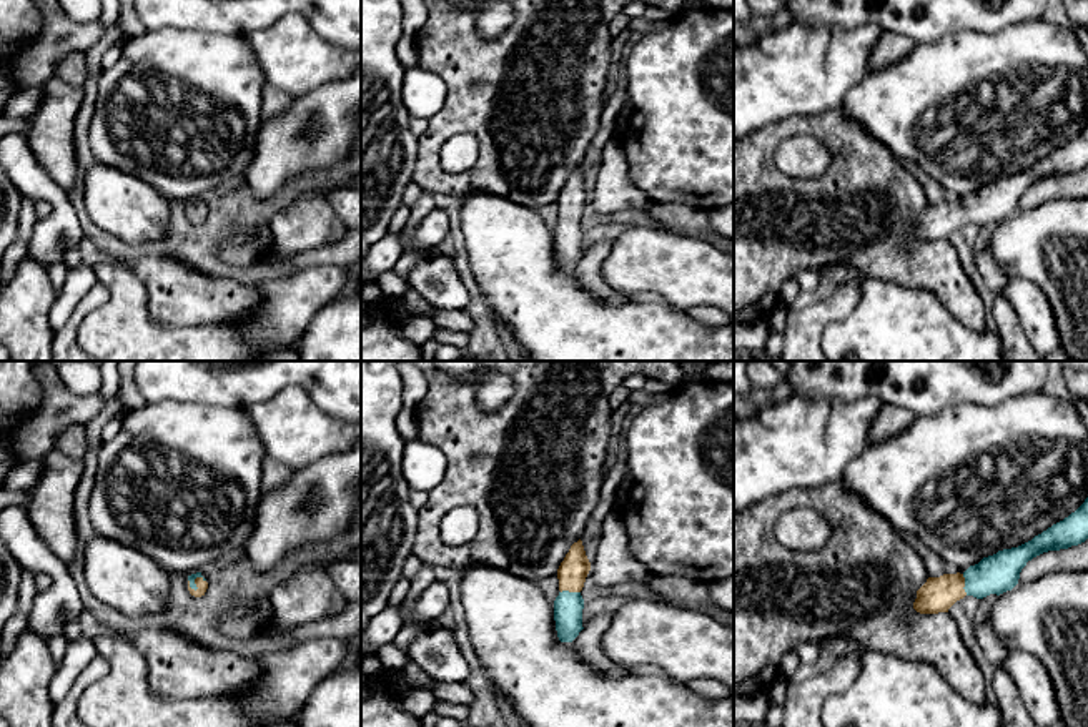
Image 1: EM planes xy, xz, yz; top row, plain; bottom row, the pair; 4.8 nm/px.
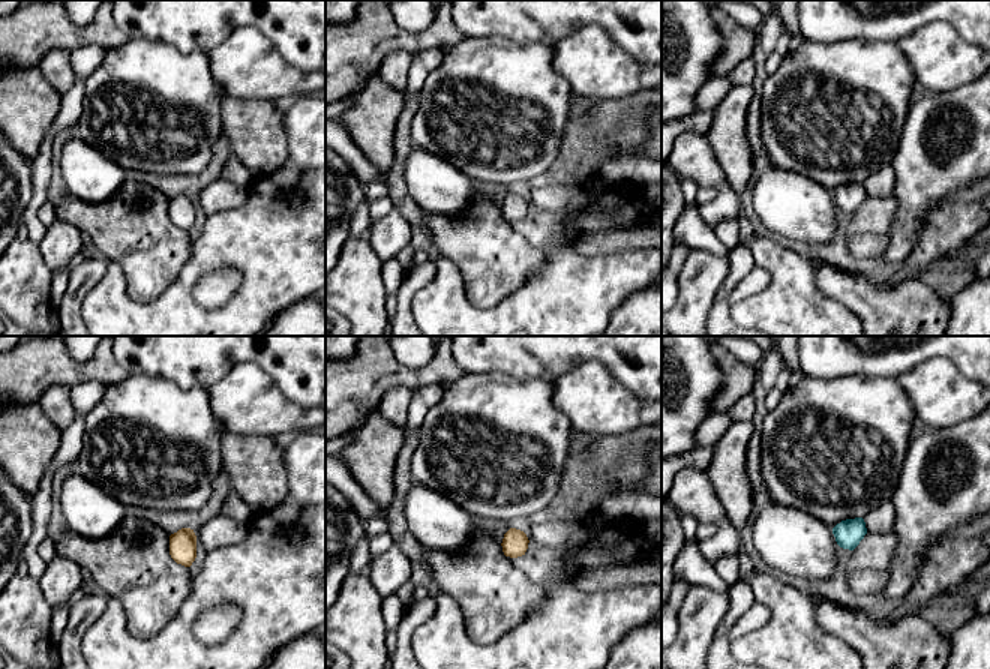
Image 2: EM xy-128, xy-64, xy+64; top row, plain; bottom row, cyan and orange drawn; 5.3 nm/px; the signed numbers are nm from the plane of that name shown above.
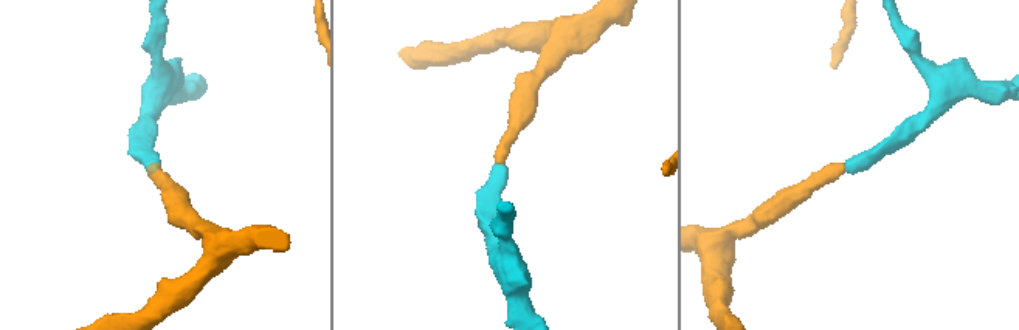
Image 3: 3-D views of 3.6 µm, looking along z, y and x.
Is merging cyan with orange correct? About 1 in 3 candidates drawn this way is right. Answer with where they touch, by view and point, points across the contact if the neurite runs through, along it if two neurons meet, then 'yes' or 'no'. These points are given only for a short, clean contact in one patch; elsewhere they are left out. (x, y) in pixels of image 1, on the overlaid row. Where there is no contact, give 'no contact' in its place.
meets cyan in yz at (965, 584); runs through yz (995, 574), (965, 584), (937, 594); yes

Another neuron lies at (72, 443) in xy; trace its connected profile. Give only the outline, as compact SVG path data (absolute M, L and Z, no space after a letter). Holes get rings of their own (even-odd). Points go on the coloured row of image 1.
M72 426L57 439L55 449L73 457L82 459L88 451L85 426Z

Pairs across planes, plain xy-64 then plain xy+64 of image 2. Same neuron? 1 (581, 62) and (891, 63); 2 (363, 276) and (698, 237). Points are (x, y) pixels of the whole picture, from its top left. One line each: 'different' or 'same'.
1: different
2: different

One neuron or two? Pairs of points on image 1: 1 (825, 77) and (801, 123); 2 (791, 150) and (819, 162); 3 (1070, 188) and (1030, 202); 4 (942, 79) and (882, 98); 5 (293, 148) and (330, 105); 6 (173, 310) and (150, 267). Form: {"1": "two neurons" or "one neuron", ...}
{"1": "two neurons", "2": "one neuron", "3": "one neuron", "4": "one neuron", "5": "one neuron", "6": "one neuron"}

